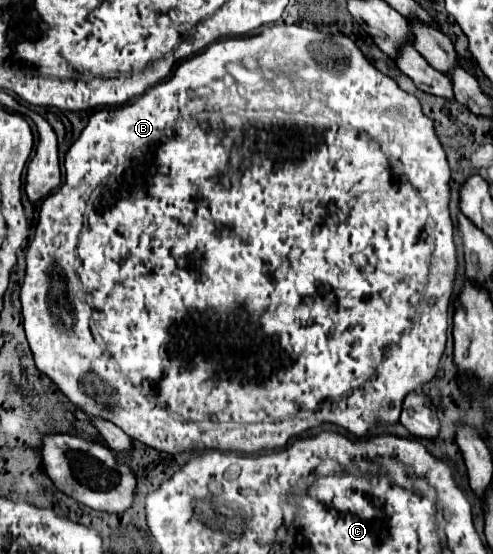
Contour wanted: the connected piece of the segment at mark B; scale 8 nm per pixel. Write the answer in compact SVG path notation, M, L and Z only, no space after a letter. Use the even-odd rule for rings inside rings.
M270 26L258 36L238 36L238 38L226 38L220 42L214 42L204 52L180 62L176 70L164 78L162 82L150 86L142 96L134 98L132 102L124 106L104 108L98 110L88 126L82 130L80 138L70 146L64 158L66 178L62 188L56 190L56 194L50 194L42 206L40 206L40 218L36 224L34 240L30 242L26 250L26 276L24 284L20 288L20 302L22 302L22 316L24 316L24 328L26 338L30 342L30 350L34 354L36 368L44 372L48 378L56 382L56 386L74 402L80 410L86 414L96 414L102 418L108 418L116 426L124 430L132 440L138 440L150 448L156 448L160 452L188 452L188 450L238 450L238 452L258 452L262 448L282 448L292 436L298 436L310 428L316 428L324 422L338 424L346 430L350 430L356 436L364 436L376 422L396 422L402 410L402 400L408 392L418 390L424 382L432 380L432 376L438 370L438 362L442 358L444 346L446 346L446 328L448 328L448 304L452 296L452 282L456 274L456 248L452 242L452 220L448 212L448 180L450 180L450 168L446 162L446 154L434 134L434 126L430 118L422 114L420 102L406 94L396 86L394 80L390 80L386 74L378 72L358 50L358 46L344 34L326 34L320 30L308 30L302 26ZM324 120L328 126L344 126L344 128L316 128L322 126ZM342 400L342 406L320 406L324 402L336 402Z

